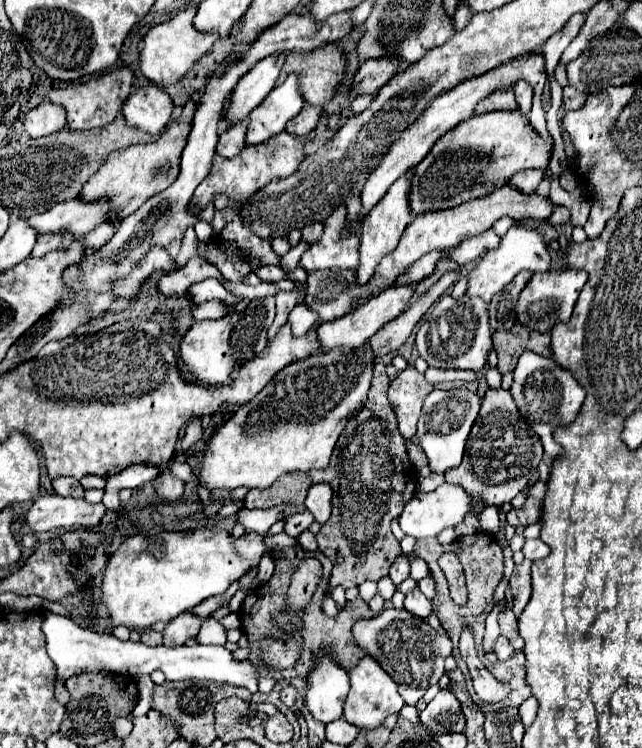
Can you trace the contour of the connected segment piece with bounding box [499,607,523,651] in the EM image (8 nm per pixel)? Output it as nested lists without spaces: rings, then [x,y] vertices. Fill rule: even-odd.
[[[505,607],[501,613],[499,613],[499,627],[501,627],[501,633],[511,641],[511,645],[519,651],[523,649],[523,639],[519,637],[517,633],[517,617],[513,615],[513,611],[509,607]]]

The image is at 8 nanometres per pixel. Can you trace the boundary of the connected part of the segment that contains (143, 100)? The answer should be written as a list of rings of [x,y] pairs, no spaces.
[[[147,85],[125,101],[121,113],[129,125],[157,135],[171,121],[173,109],[173,101],[165,91],[157,85]]]

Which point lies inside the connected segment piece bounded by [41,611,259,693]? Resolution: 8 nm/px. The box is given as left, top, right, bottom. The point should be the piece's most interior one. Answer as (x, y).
(74, 649)

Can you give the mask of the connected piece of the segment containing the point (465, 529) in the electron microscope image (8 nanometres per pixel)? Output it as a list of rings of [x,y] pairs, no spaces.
[[[465,517],[465,521],[455,527],[455,533],[457,533],[459,537],[463,537],[463,535],[473,535],[473,533],[477,533],[477,531],[479,531],[479,523],[477,523],[475,517]]]

